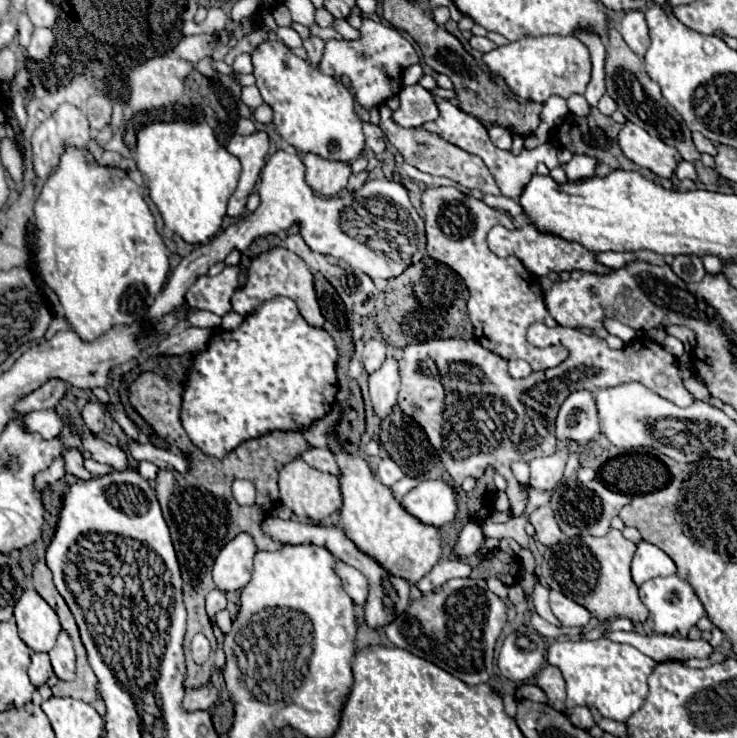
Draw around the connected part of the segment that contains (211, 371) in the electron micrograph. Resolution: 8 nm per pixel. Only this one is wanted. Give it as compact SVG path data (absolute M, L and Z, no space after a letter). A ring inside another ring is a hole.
M284 296L266 300L256 312L248 314L236 330L224 330L218 326L212 332L206 350L194 354L192 368L184 382L182 426L202 452L216 458L224 458L244 440L260 438L274 430L302 432L316 420L324 418L336 402L336 358L338 350L332 336L324 328L306 324L294 300Z

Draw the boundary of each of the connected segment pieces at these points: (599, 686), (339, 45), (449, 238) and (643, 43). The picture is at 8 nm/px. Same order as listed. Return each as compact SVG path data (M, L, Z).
M598 638L598 640L564 640L564 642L554 642L548 648L548 664L558 666L564 674L566 680L566 690L568 690L568 706L596 706L604 718L612 718L618 722L626 722L646 700L648 694L648 676L654 670L656 662L636 650L630 644L618 644L608 638Z
M364 18L358 32L360 38L356 40L328 40L318 70L334 78L346 76L350 80L356 102L364 110L372 110L382 106L386 100L398 96L398 92L402 90L402 72L408 66L418 64L418 54L398 30L384 26L382 22Z
M450 186L426 188L422 194L422 210L426 222L428 256L450 266L468 286L468 316L474 324L476 340L504 360L526 360L534 370L548 370L558 366L568 356L564 346L536 348L526 340L526 328L534 322L556 326L556 320L546 310L538 278L532 276L532 272L528 272L520 260L516 260L516 256L498 258L486 244L488 230L496 224L514 228L512 218Z
M630 10L626 12L626 16L620 22L620 34L624 38L624 42L638 54L644 56L650 44L650 34L648 34L648 26L644 20L644 12L640 10Z

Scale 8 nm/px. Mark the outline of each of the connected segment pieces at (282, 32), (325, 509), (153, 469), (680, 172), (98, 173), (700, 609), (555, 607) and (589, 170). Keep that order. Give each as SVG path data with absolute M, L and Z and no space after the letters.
M278 28L278 38L288 46L288 48L298 48L302 44L302 38L296 34L294 28Z
M296 458L294 462L286 464L280 470L278 486L280 486L282 506L290 508L296 516L312 520L316 524L324 522L330 514L334 514L342 506L342 492L340 492L338 478L332 476L332 474L324 474L324 472L318 472L318 470L310 468L308 464L304 464L302 458Z
M141 461L138 472L146 480L155 480L158 474L158 467L149 461Z
M678 160L678 166L676 166L676 176L680 180L684 178L690 178L690 180L696 180L696 170L694 170L694 164L692 162L686 162L686 160Z
M91 142L87 148L96 161L100 165L112 166L98 166L88 150L74 146L66 148L58 168L44 184L34 206L40 246L38 266L46 284L58 294L68 324L84 342L92 342L110 328L132 324L140 316L144 316L154 298L164 288L170 272L168 250L160 234L156 232L156 224L148 210L148 204L144 202L138 186L128 178L128 174L116 168L121 155L100 149L92 151Z
M676 574L674 576L664 576L664 578L652 578L646 584L642 584L640 586L640 600L644 602L644 606L652 614L656 634L686 636L688 630L704 616L704 606L698 600L696 592L692 590L692 586L688 582L680 580Z
M550 590L550 608L554 616L562 622L562 626L568 626L568 628L584 626L590 620L590 612L584 606L576 604L574 600L568 600L564 594L554 590Z
M574 156L566 166L566 176L568 176L568 182L576 182L576 180L588 180L596 174L596 164L598 160L594 156Z

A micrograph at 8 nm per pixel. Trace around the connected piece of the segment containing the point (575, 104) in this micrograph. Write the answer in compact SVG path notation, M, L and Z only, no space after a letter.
M580 94L568 98L568 108L570 108L570 112L574 112L574 114L578 114L578 116L586 116L586 114L590 112L590 104L588 104L586 98L580 96Z

